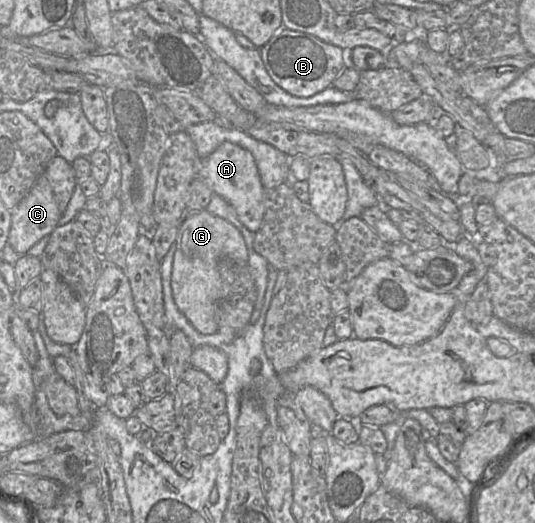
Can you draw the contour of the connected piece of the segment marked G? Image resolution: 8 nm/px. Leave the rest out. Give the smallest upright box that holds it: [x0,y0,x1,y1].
[171,209,248,334]

